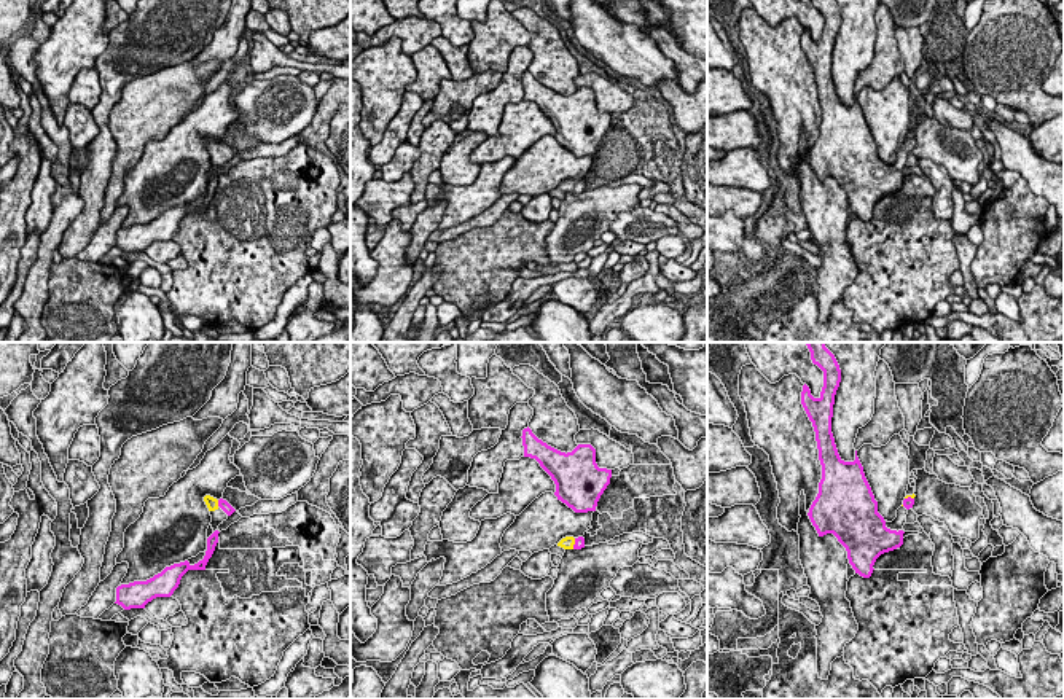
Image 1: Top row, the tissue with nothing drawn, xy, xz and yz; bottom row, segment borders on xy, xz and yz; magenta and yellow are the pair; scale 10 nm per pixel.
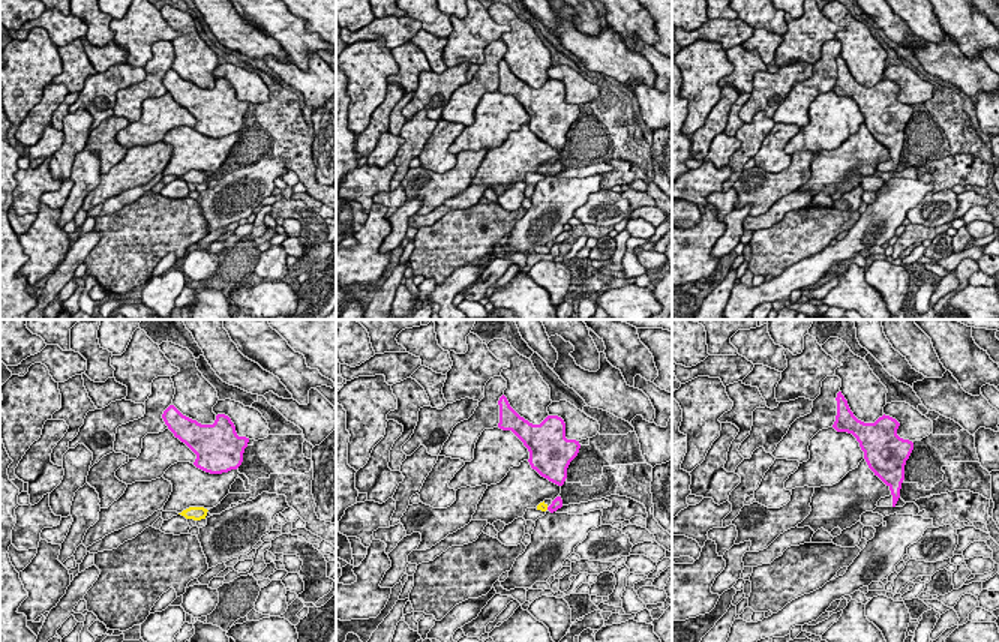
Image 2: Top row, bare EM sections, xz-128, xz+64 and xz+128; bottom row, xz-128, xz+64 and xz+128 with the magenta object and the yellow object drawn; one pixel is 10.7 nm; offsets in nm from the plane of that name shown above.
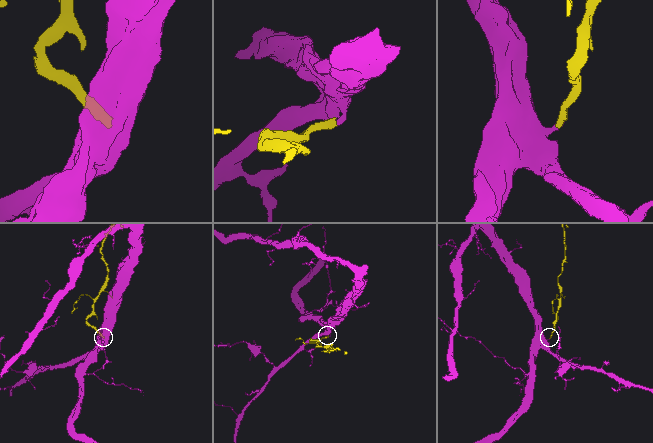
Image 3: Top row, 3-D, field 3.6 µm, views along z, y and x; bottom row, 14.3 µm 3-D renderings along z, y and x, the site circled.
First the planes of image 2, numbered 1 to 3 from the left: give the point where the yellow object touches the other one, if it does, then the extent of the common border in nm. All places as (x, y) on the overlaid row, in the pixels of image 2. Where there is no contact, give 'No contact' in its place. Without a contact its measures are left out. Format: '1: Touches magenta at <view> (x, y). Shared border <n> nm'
1: No contact
2: No contact
3: No contact

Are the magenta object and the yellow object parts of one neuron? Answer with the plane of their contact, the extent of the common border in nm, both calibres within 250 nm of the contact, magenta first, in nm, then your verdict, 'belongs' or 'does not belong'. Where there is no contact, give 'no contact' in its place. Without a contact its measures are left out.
xy | 70 nm | 90/130 nm | belongs

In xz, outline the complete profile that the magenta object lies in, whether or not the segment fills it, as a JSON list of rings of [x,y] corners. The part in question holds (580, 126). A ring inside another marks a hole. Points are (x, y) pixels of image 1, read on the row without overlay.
[[[527,70],[522,73],[524,100],[535,102],[556,127],[554,139],[575,156],[596,154],[597,145],[610,127],[612,113],[599,111],[596,92],[591,88],[578,88],[572,96],[561,96],[538,83]]]

